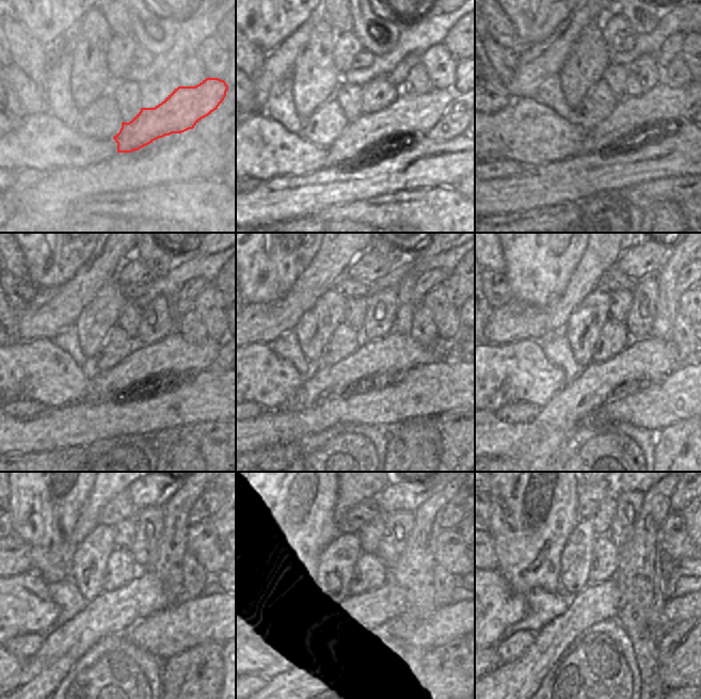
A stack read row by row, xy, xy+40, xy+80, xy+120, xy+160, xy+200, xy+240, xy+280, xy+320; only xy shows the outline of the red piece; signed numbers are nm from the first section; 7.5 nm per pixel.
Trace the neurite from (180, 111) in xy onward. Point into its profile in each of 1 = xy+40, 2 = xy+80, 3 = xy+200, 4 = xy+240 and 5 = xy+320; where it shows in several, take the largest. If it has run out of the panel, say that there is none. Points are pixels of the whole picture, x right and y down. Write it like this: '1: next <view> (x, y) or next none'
1: next xy+40 (426, 105)
2: next xy+80 (658, 111)
3: next xy+200 (647, 356)
4: next xy+240 (108, 613)
5: next xy+320 (511, 688)

